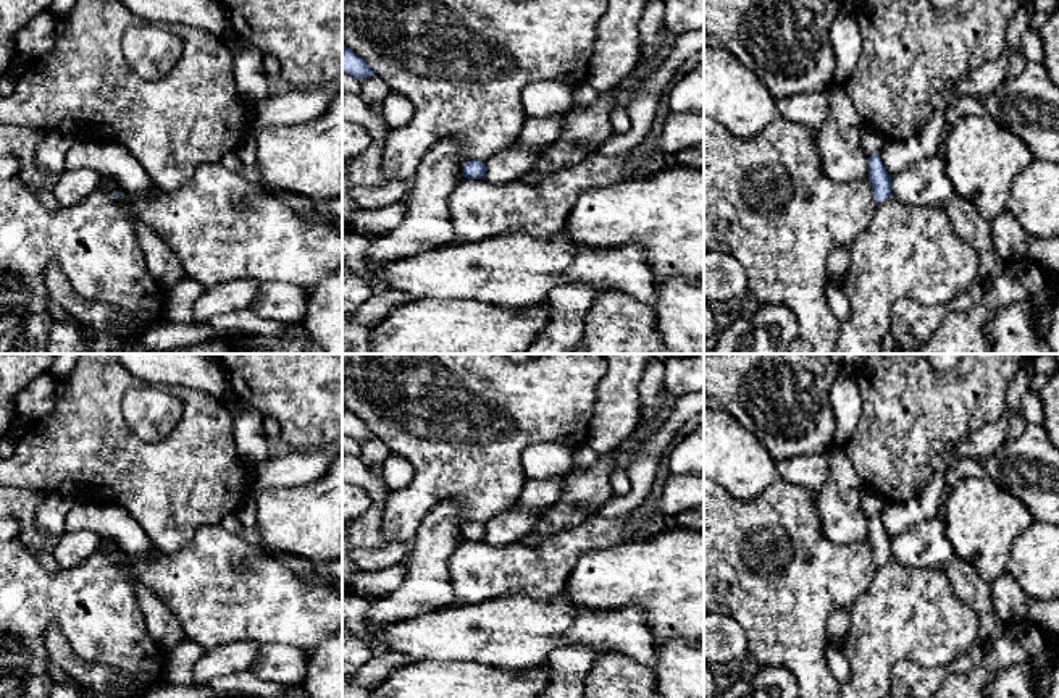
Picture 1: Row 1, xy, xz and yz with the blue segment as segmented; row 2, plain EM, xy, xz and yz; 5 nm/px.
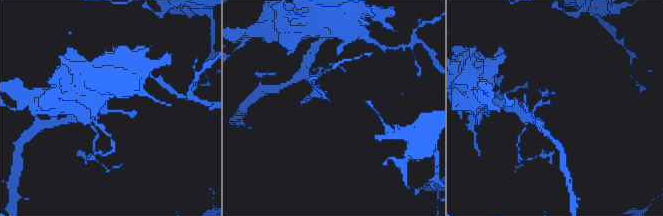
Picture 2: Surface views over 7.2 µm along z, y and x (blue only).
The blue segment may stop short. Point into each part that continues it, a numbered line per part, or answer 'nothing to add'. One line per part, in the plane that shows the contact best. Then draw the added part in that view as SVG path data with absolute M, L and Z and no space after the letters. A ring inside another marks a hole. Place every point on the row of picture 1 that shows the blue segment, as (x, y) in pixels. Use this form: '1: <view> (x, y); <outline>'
1: xy (165, 267); M115 197L115 204L131 217L150 275L165 291L174 288L187 276L178 255L136 215L132 207L123 197Z

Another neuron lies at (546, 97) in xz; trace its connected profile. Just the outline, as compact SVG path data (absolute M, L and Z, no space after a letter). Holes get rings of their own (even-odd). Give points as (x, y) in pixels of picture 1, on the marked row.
M554 79L534 81L523 90L523 111L528 118L555 116L568 111L571 103L573 87Z

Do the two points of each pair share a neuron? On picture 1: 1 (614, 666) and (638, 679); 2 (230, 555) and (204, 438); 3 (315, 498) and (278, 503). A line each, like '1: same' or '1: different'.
1: same
2: different
3: same

